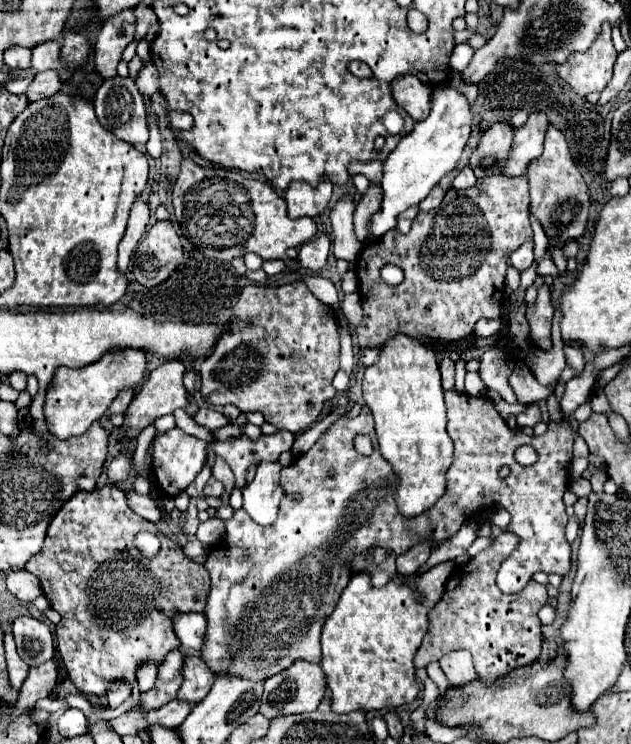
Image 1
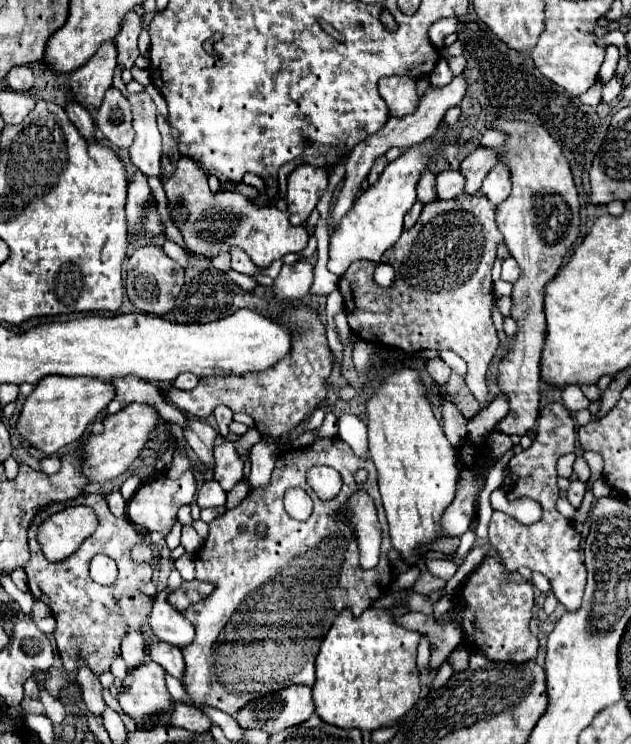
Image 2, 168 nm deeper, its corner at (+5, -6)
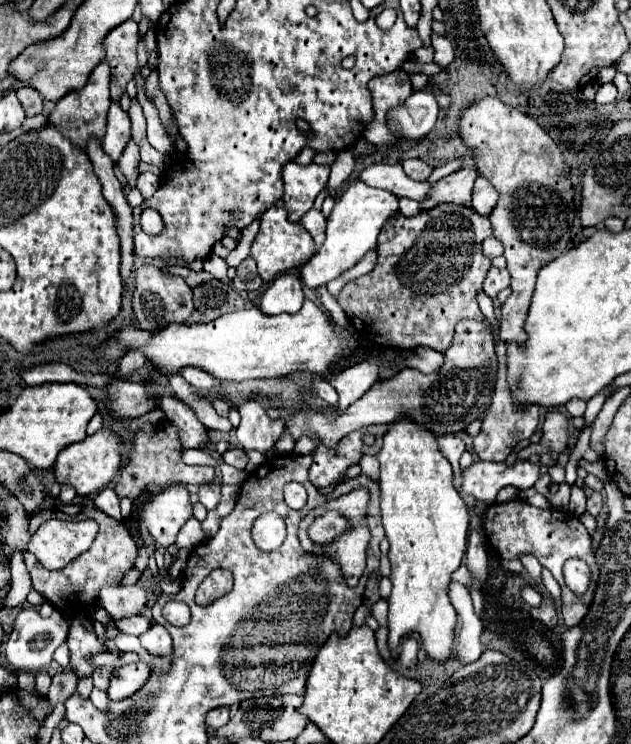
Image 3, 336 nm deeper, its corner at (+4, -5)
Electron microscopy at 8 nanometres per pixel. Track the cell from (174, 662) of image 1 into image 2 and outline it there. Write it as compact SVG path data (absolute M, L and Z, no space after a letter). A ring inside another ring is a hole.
M145 660L137 668L129 670L117 700L121 710L133 720L161 718L165 720L169 706L173 704L171 694L165 686L165 670L153 660Z

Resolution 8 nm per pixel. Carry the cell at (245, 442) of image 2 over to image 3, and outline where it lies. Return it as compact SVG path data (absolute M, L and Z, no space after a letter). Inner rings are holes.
M228 449L224 455L224 461L236 469L244 469L248 463L248 455L244 449Z

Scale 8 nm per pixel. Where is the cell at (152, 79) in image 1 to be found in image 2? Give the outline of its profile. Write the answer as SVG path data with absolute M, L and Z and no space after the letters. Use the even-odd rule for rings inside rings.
M147 92L129 96L131 112L133 112L133 128L135 142L129 148L129 158L137 170L145 176L161 174L161 134L157 130L155 120L155 104Z

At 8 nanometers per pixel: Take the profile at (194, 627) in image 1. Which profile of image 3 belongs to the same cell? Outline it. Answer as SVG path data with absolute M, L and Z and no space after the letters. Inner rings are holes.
M134 615L134 617L128 617L128 619L122 619L122 621L116 621L116 627L128 635L142 635L146 633L150 627L152 627L152 621L148 617L142 617L142 615Z

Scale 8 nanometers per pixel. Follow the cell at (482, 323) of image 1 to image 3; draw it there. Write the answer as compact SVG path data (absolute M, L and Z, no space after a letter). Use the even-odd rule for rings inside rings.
M492 267L486 275L486 281L484 281L484 293L490 297L490 299L496 299L496 295L510 285L510 273L508 269L496 269Z

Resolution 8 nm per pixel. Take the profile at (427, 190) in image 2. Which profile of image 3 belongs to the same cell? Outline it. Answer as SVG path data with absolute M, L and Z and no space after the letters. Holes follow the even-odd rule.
M406 159L406 161L402 161L402 167L404 167L406 175L414 181L426 181L434 171L430 165L426 165L420 159Z

